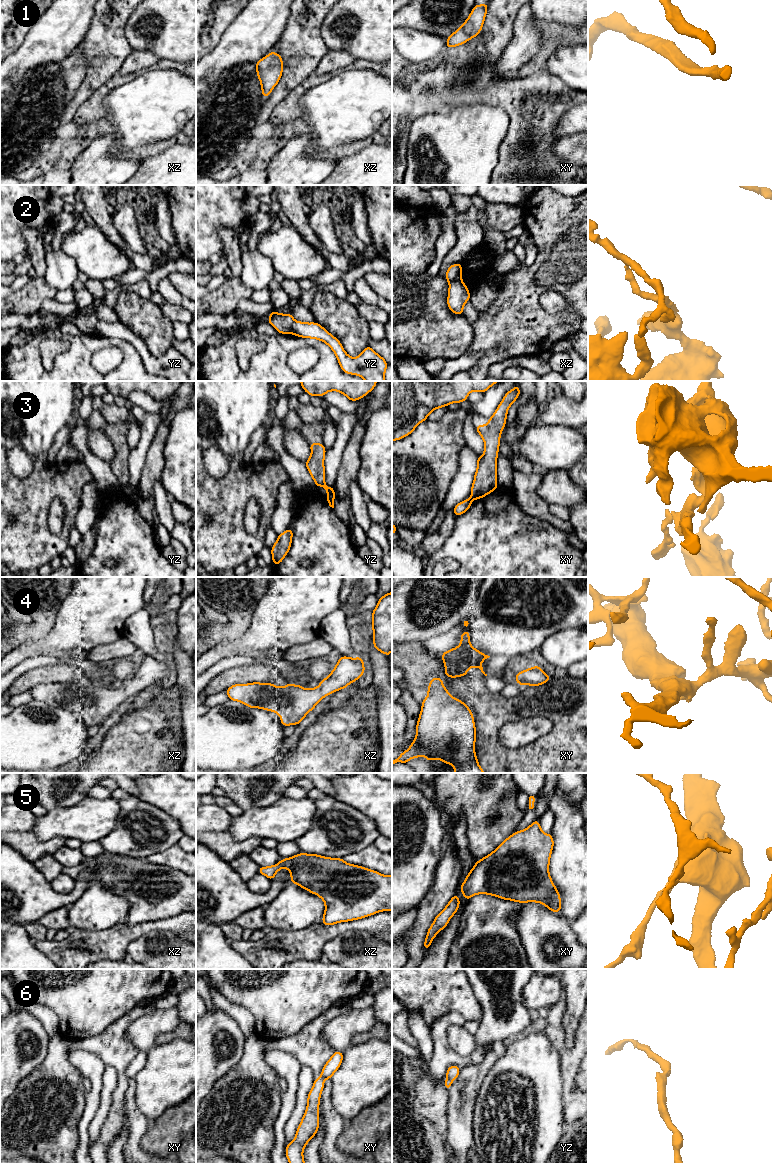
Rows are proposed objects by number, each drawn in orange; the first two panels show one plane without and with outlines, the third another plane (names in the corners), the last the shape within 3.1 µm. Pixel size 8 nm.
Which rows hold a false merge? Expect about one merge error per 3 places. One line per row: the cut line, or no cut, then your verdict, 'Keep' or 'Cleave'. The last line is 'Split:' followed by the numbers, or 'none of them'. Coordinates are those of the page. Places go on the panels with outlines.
1: No split. Keep
2: Split along yz (294, 320), (290, 332). Cleave
3: Split along yz (327, 498), (333, 500). Cleave
4: No split. Keep
5: No split. Keep
6: Split along yz (447, 1077), (450, 1082). Cleave
Split: 2, 3, 6

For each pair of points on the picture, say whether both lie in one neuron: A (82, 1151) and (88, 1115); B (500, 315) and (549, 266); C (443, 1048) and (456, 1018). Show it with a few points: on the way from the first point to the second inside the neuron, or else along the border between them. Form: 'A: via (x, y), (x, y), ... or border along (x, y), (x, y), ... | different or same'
A: via (83, 1142), (83, 1124) | same
B: via (513, 302), (538, 279) | same
C: via (442, 1040), (442, 1028), (448, 1022) | same

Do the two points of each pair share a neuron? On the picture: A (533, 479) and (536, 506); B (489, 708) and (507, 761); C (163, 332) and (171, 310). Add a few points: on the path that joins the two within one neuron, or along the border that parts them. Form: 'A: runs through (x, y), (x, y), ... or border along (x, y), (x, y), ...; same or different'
A: runs through (532, 486), (532, 499); same
B: runs through (489, 721), (489, 743), (494, 748); same
C: border along (159, 306), (161, 311), (172, 322); different

